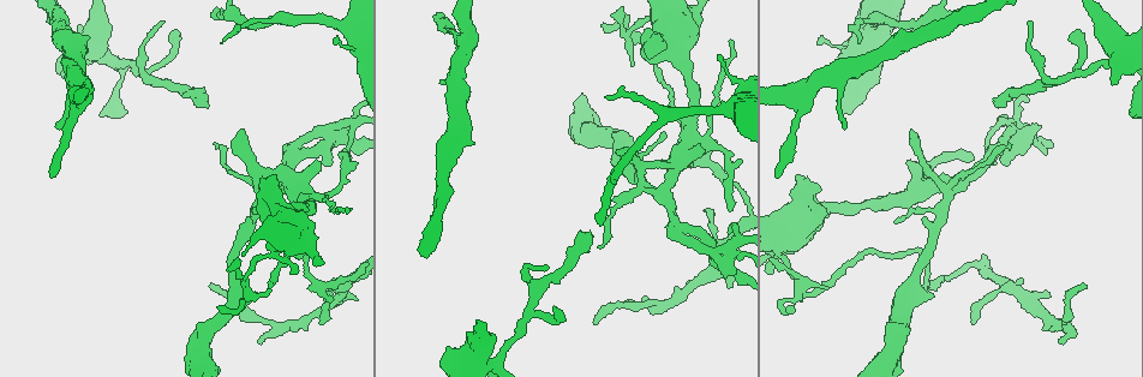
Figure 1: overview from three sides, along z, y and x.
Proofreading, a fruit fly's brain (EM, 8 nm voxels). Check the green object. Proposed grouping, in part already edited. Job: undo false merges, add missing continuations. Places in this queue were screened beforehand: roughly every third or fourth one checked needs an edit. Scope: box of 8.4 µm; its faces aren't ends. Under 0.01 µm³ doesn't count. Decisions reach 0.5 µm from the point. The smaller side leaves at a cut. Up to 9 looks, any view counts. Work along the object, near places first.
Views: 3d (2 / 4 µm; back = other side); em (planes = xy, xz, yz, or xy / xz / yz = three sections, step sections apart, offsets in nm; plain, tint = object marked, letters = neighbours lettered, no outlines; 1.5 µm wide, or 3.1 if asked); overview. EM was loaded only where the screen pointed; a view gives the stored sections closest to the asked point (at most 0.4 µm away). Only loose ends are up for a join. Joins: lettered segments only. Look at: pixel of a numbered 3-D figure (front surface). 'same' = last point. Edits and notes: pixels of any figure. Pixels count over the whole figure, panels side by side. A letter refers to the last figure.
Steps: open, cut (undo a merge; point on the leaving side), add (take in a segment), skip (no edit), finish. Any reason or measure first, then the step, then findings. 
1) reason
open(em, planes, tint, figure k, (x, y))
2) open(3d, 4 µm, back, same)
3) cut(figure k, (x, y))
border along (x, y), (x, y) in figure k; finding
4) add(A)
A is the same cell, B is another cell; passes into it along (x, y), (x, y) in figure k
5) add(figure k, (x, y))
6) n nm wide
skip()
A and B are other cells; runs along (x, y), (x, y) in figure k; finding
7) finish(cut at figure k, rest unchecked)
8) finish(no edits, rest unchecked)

tapers out
open(em, xz, step 4, letters, figure 1, (788, 306))

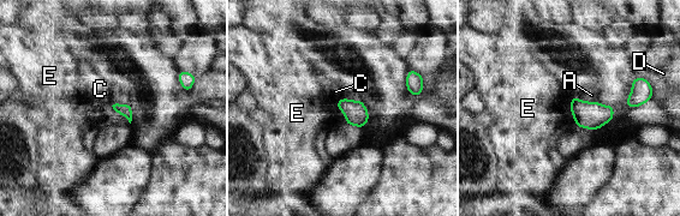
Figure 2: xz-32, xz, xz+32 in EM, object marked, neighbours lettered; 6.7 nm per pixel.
open(em, planes, letters, same)

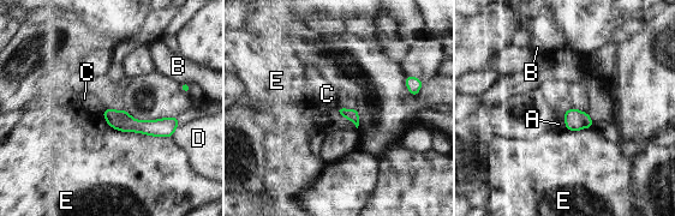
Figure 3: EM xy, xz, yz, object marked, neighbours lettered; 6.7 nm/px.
skip()
A, B, C, D and E are other cells; runs along (107, 113), (138, 126), (175, 122) in figure 3; no lettered segment goes on from it

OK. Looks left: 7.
an open end
open(em, xz, step 8, tint, figure 1, (645, 299))

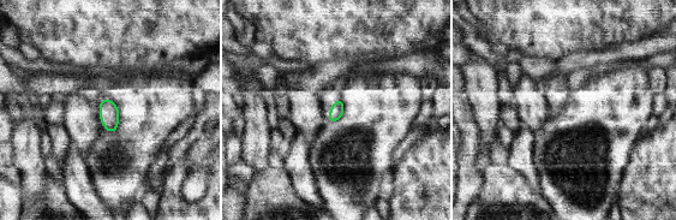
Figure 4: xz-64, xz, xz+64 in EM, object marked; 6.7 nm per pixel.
open(em, planes, letters, same)

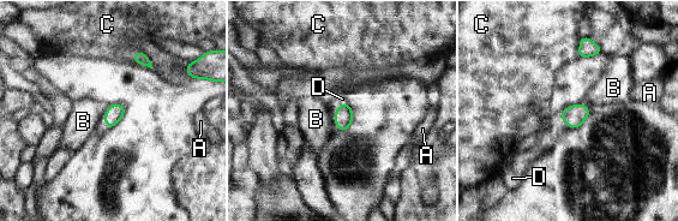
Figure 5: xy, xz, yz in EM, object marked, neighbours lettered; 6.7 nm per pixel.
add(D)
D is the same cell, A, B and C are other cells; passes into it along (574, 115), (564, 121), (547, 138) in figure 5; the neuron continues

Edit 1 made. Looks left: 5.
open(overview)

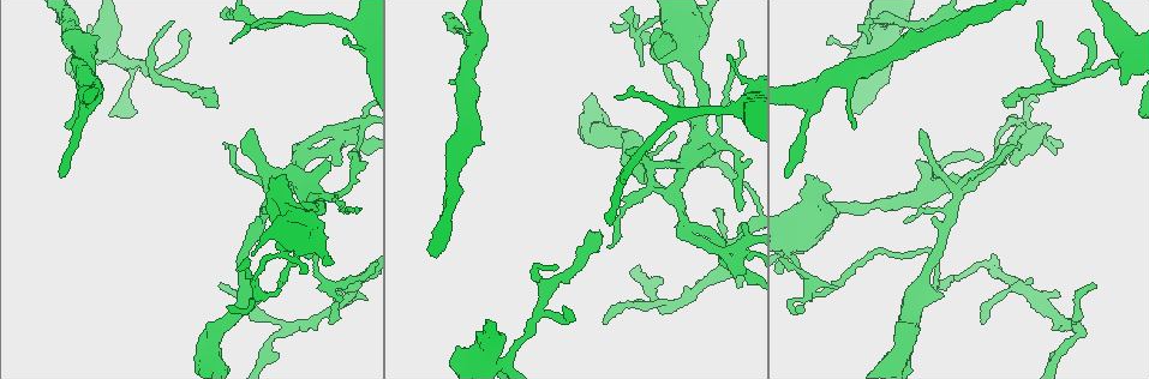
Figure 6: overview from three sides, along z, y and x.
thin end
open(3d, 2 µm, figure 6, (179, 38))

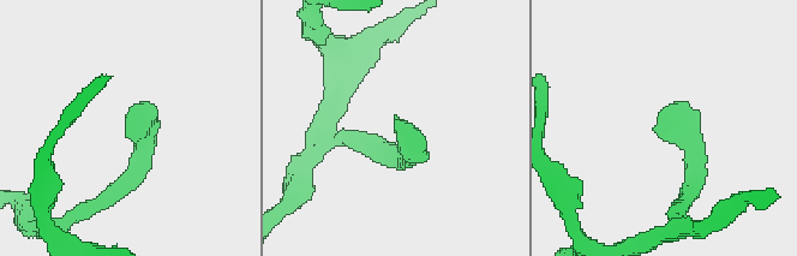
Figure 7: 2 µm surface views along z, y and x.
open(em, planes, letters, figure 7, (394, 116))

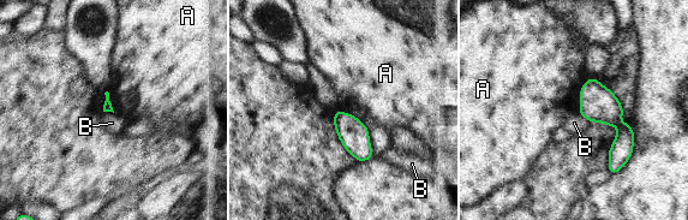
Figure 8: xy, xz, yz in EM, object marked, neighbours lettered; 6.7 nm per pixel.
skip()
A and B are other cells; border along (579, 112), (592, 122) in figure 8; none of them fits

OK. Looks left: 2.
finish(add at figure 5, rest unchecked)

